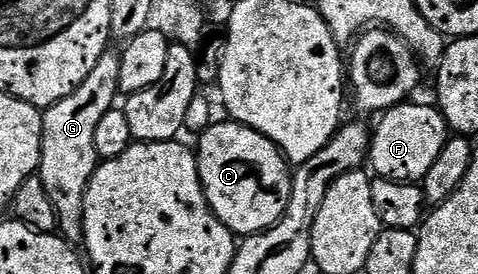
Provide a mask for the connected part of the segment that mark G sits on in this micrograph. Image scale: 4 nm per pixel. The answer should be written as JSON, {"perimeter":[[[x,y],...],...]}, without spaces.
{"perimeter":[[[106,49],[85,80],[70,95],[63,97],[63,101],[44,108],[41,116],[43,141],[39,178],[47,189],[47,197],[51,197],[51,205],[55,205],[60,234],[73,245],[80,244],[85,237],[85,194],[99,162],[95,129],[103,113],[114,110],[116,103],[113,102],[119,99],[120,69],[120,54]]]}

